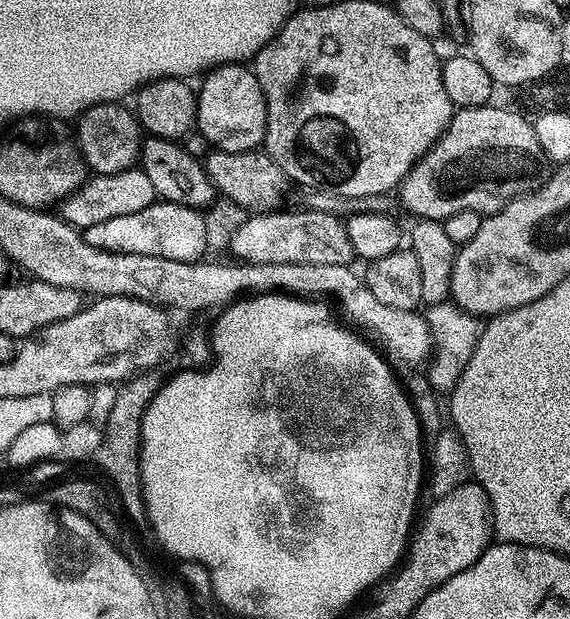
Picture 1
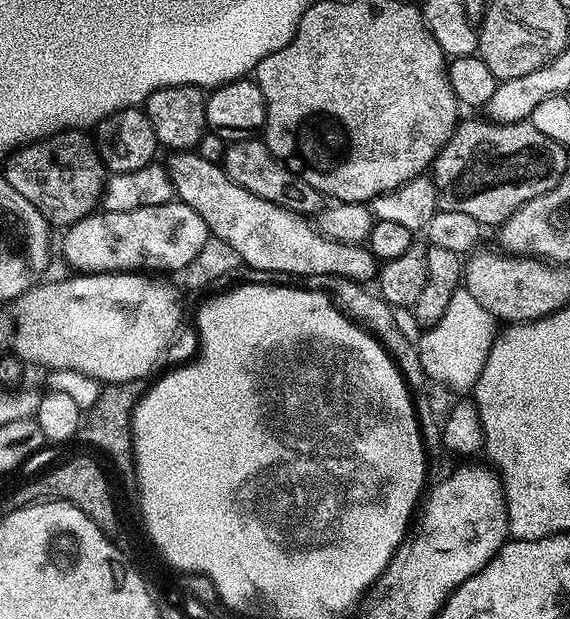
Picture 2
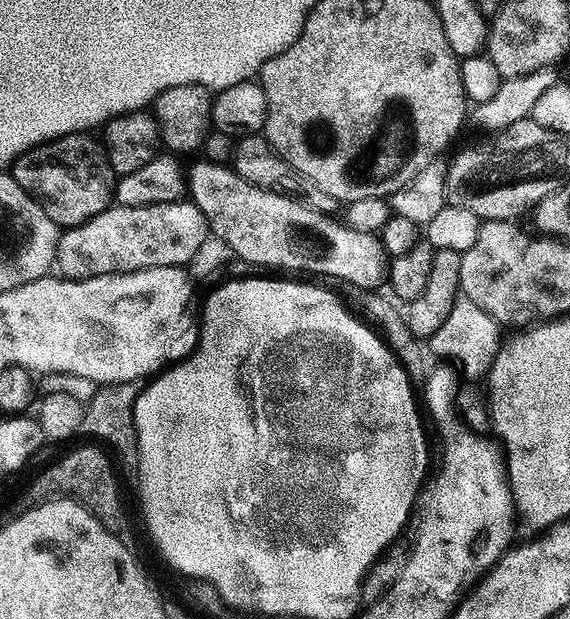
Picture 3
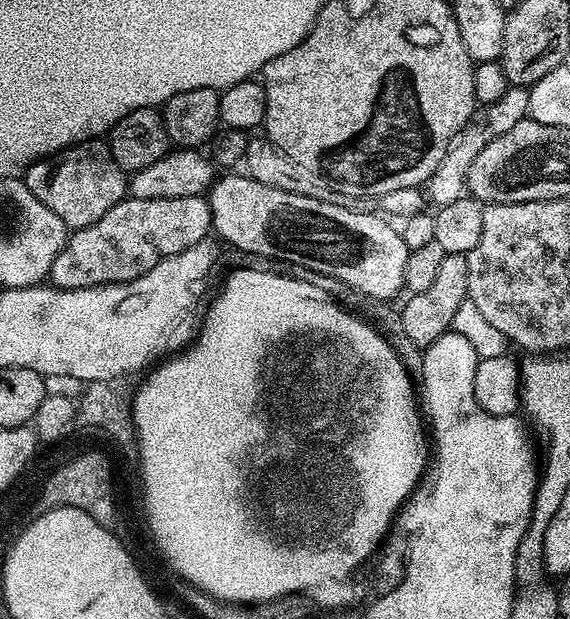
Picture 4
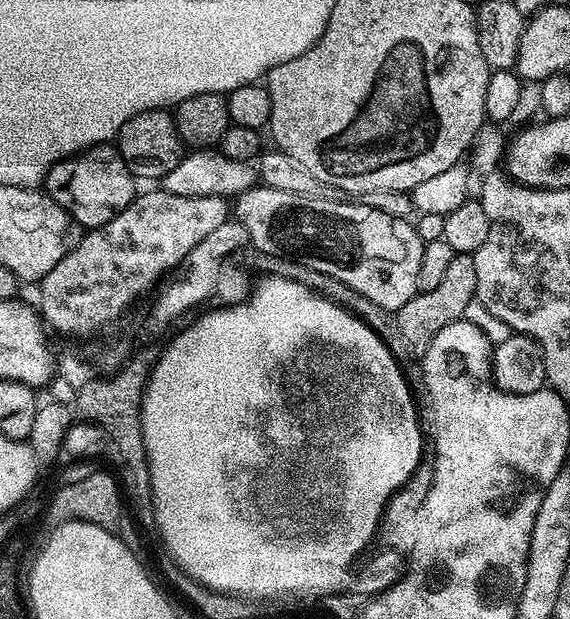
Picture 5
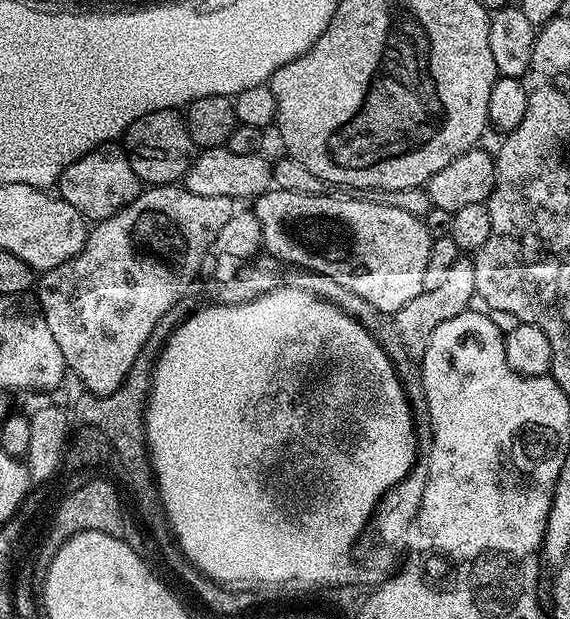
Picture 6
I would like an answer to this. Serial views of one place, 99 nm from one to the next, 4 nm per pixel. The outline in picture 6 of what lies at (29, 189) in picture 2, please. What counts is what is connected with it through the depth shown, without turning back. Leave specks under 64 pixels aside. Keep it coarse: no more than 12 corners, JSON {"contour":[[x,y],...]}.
{"contour":[[116,142],[78,158],[60,199],[89,222],[138,199],[142,181]]}

